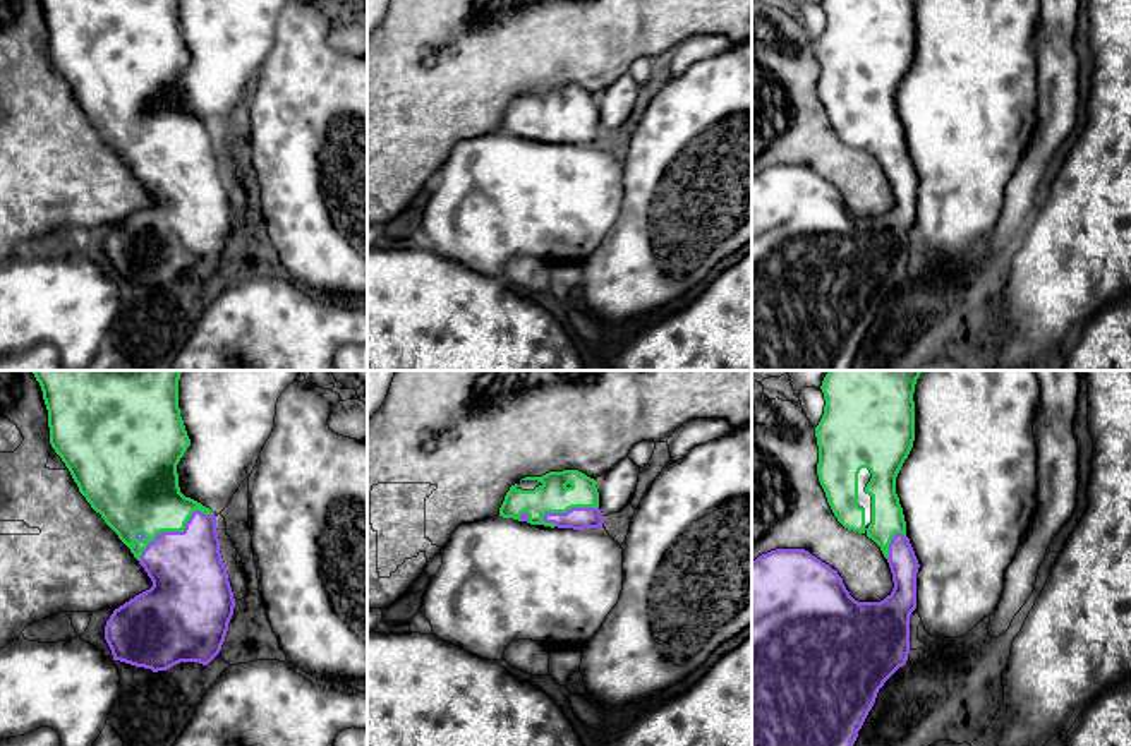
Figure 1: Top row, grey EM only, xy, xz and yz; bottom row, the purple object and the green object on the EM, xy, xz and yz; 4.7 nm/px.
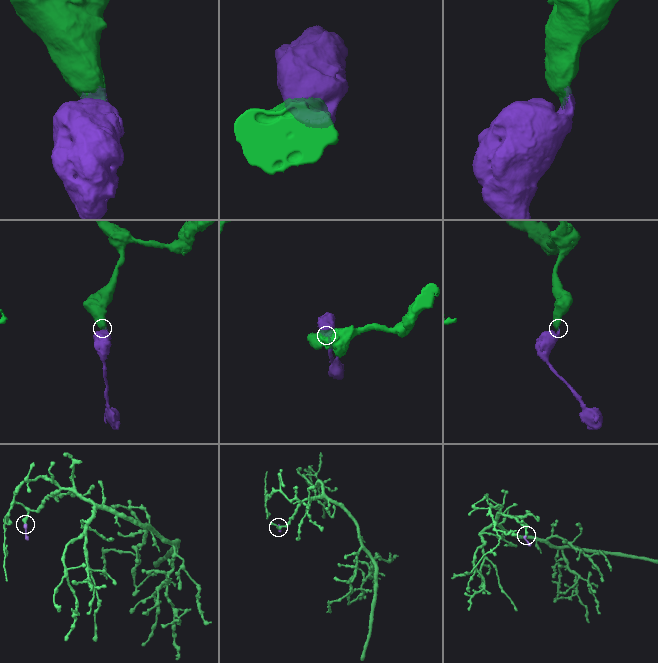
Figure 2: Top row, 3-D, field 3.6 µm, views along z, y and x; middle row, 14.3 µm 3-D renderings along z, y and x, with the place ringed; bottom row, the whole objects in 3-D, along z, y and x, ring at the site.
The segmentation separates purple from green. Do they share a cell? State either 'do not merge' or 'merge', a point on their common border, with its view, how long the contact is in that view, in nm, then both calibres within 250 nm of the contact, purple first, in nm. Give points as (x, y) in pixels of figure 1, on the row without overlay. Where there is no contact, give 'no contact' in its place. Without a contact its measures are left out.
merge; meets purple in xy at (175, 148); contact 420 nm long; 360 nm thick on the purple side, 360 nm on the other

